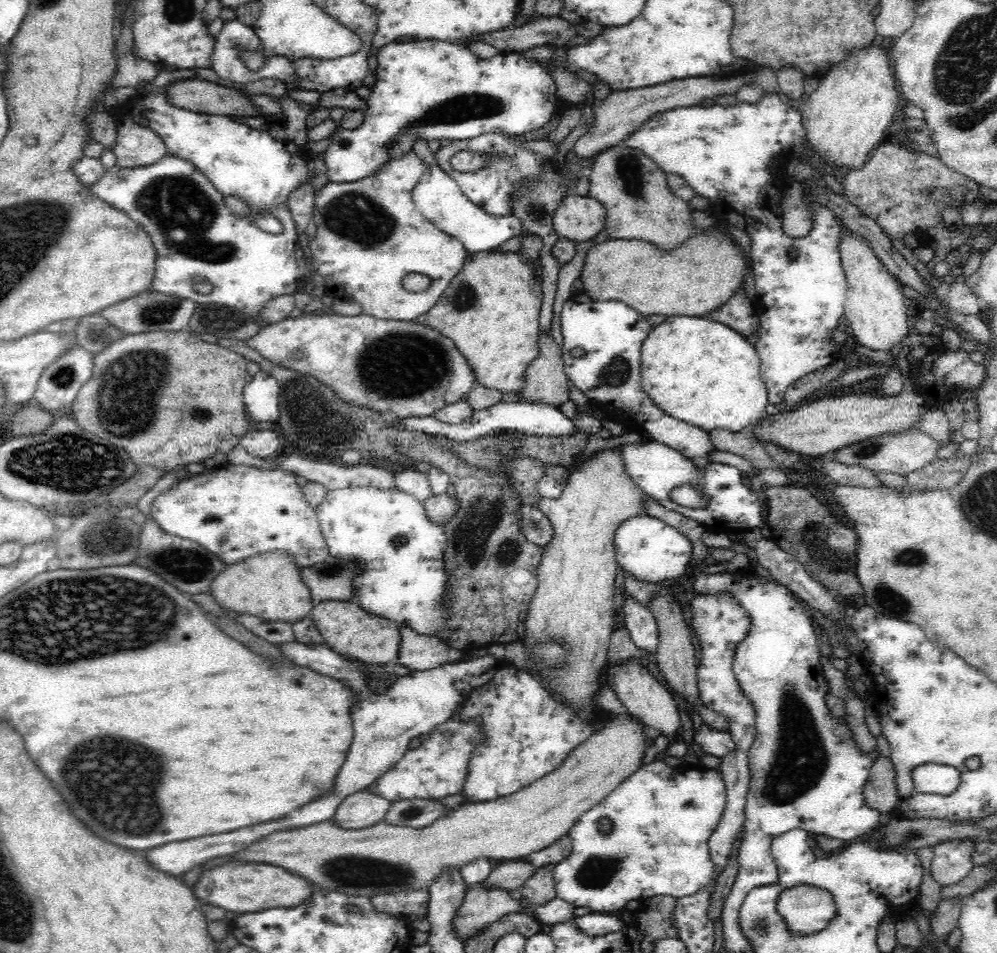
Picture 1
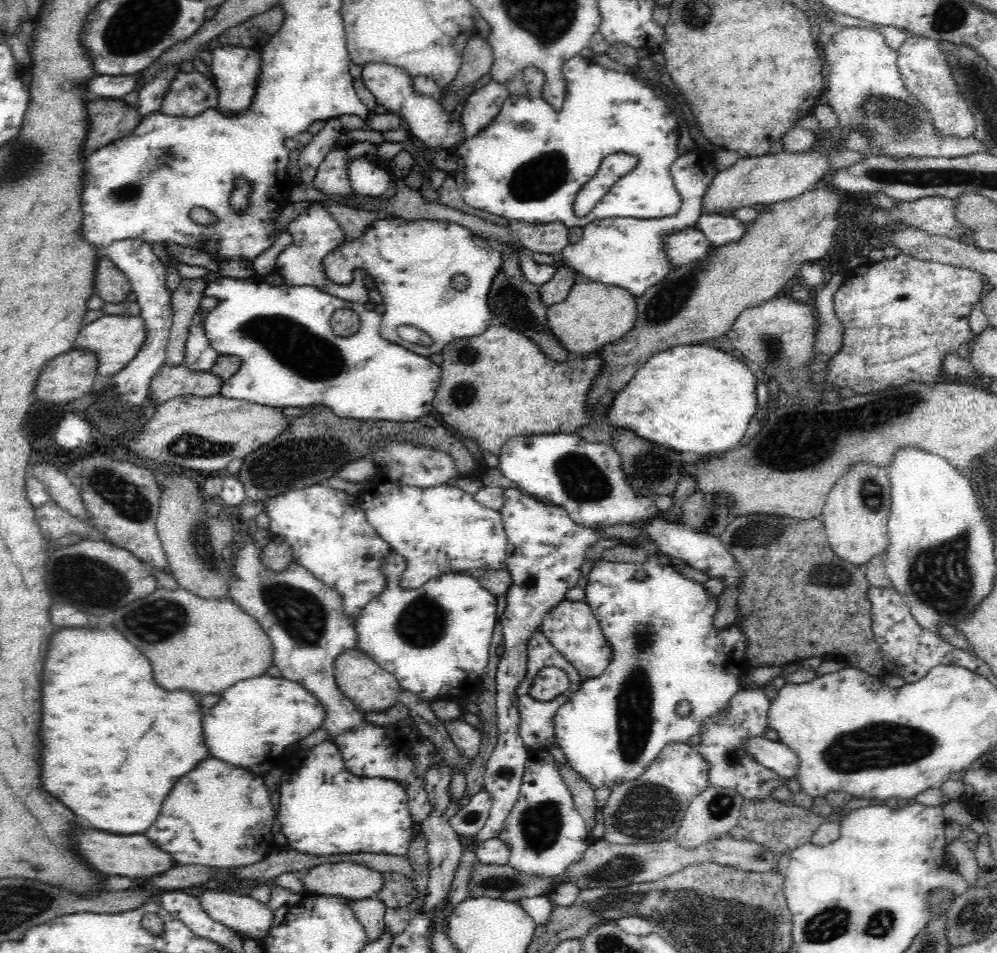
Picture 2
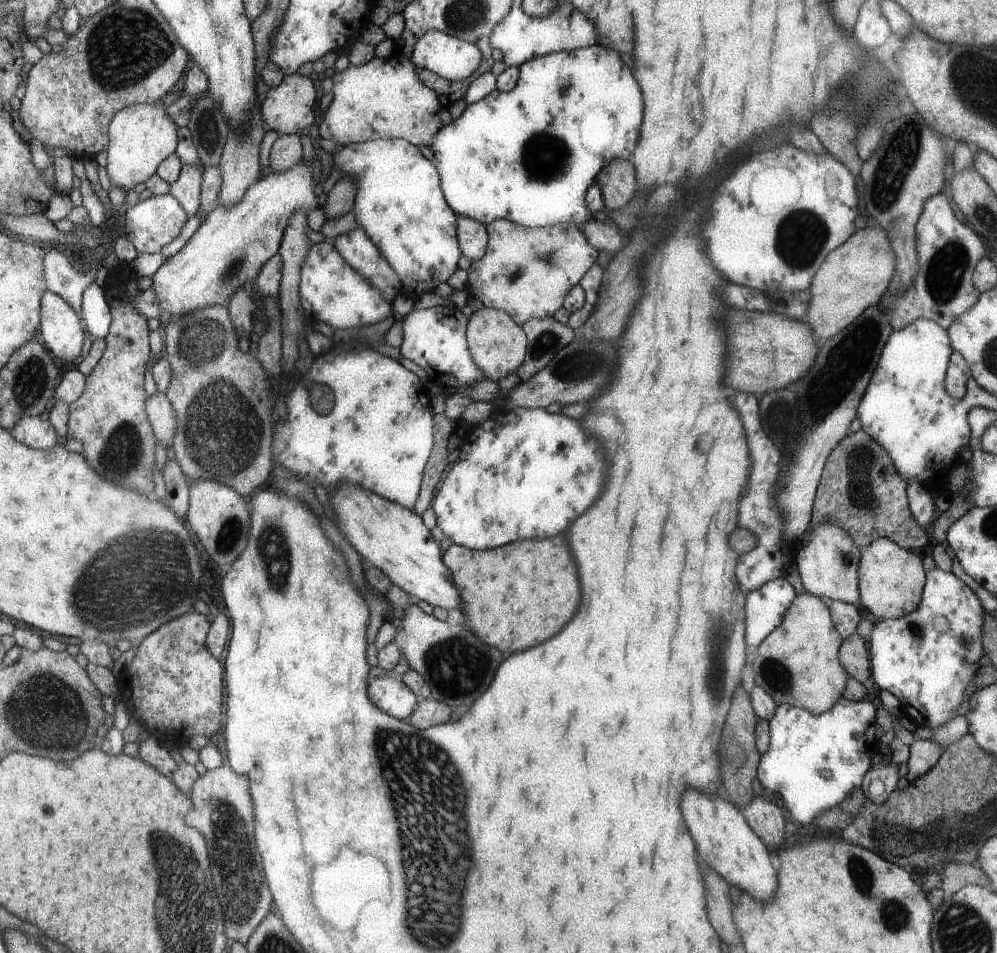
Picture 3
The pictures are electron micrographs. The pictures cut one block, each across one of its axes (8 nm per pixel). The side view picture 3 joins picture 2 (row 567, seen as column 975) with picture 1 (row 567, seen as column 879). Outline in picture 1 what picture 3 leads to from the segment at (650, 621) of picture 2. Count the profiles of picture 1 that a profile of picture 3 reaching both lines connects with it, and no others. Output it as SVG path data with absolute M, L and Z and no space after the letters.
M652 515L632 516L616 528L614 548L617 564L636 582L668 584L680 581L692 560L692 542L680 529Z

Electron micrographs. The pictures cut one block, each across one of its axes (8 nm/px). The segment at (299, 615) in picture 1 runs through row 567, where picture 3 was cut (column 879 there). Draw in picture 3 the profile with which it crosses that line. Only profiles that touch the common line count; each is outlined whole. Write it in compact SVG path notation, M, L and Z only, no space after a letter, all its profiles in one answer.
M875 224L855 230L826 257L811 278L808 288L811 298L803 320L811 326L815 338L824 342L855 321L865 309L878 303L887 291L894 270L895 254L883 228Z

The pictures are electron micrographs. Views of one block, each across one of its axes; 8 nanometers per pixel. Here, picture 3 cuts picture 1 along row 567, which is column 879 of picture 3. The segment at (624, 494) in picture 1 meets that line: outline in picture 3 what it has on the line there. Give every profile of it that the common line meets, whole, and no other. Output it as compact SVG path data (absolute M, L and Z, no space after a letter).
M883 537L877 538L862 549L862 558L859 558L858 565L857 603L862 611L884 619L899 618L917 609L921 588L923 588L921 558L911 550L905 550Z

